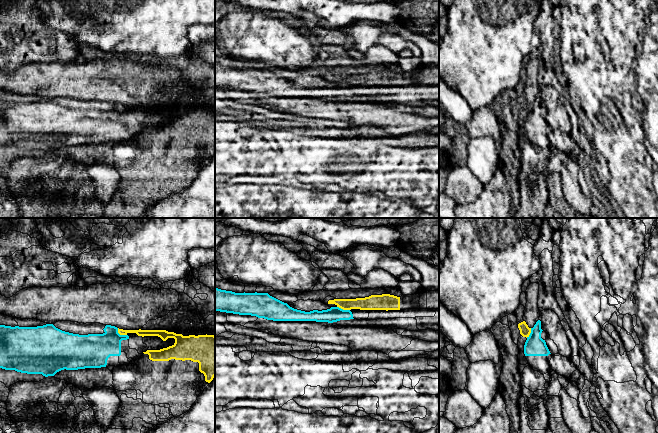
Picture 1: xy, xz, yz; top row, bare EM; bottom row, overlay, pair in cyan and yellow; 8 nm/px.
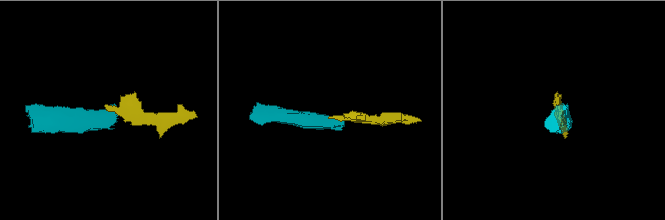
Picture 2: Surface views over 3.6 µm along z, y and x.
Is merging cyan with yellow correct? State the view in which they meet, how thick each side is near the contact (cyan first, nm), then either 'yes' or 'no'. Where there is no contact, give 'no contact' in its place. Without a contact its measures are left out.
xy | 280/50 nm | no

